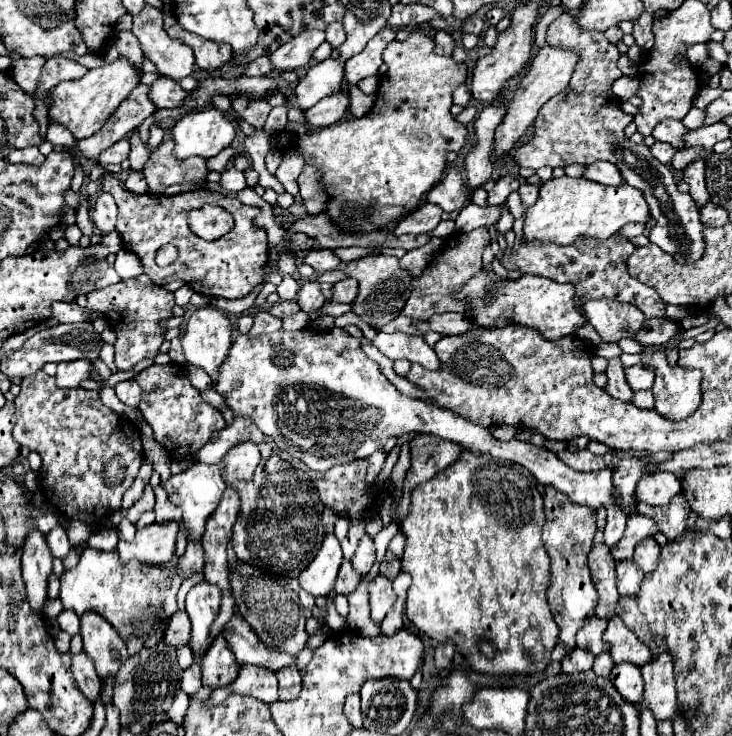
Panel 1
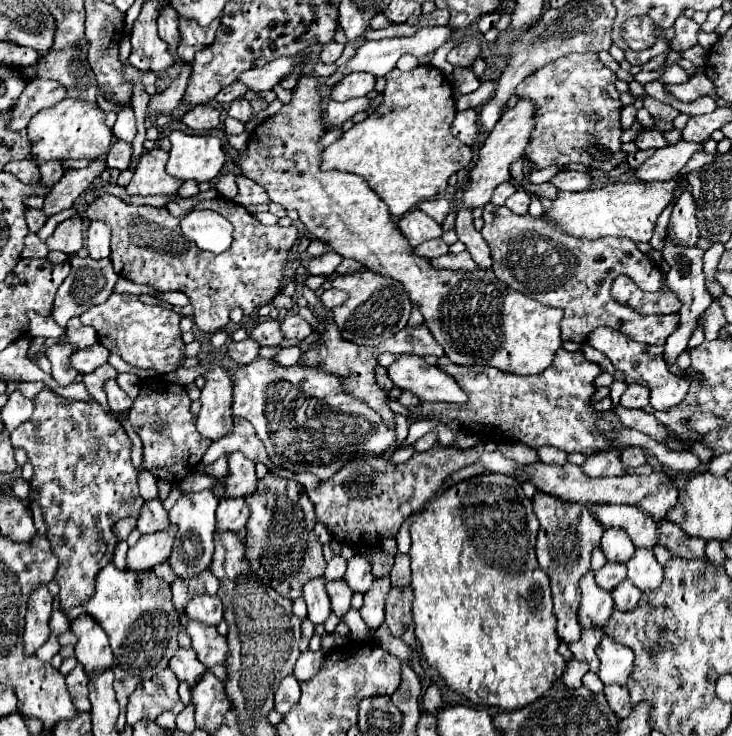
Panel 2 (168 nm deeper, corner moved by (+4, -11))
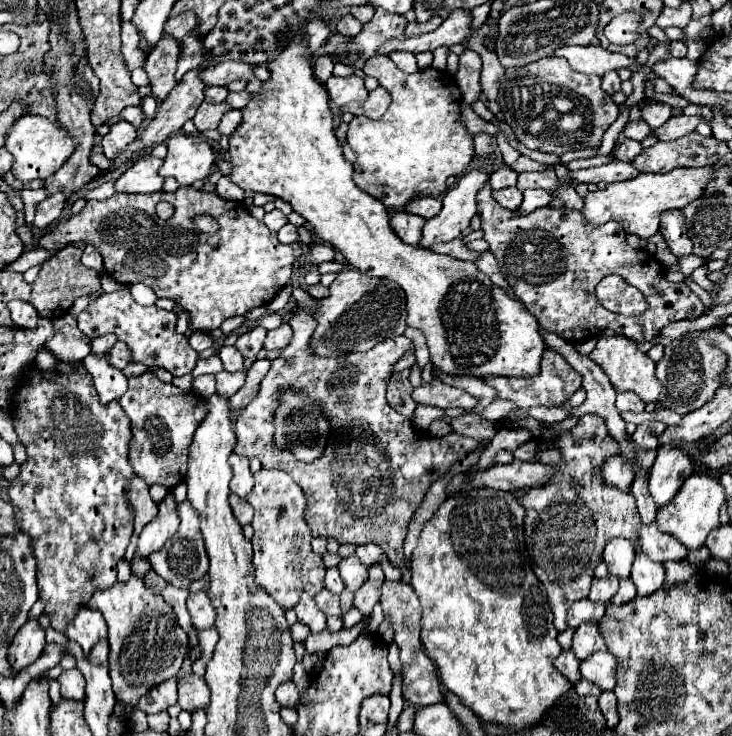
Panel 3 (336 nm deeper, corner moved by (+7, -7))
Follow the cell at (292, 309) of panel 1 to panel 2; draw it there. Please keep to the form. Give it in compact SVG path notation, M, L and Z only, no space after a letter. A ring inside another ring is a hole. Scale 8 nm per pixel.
M266 320L266 322L258 324L250 332L250 336L256 342L260 342L262 346L276 346L276 344L280 344L284 340L284 334L280 332L280 324L282 324L280 320Z

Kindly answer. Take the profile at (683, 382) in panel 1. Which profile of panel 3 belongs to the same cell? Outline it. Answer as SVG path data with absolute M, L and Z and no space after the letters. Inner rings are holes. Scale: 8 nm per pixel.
M601 336L597 340L595 350L589 354L589 358L603 368L603 372L609 376L611 386L615 390L629 390L635 392L643 402L657 402L661 392L661 382L655 378L655 362L639 352L635 344L625 336Z

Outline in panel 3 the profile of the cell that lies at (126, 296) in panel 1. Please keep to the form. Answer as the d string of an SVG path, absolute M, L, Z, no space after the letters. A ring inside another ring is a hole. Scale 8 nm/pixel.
M129 288L111 292L111 294L101 294L93 304L89 304L77 316L77 324L79 324L79 330L91 338L97 338L109 332L117 334L117 338L131 348L135 362L141 362L145 366L165 368L173 376L189 374L199 360L199 354L191 348L189 338L177 332L177 314L161 310L157 306L137 304L133 296L129 294Z

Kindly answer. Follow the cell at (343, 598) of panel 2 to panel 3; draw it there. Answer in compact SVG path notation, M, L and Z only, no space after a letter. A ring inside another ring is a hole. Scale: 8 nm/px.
M323 588L323 590L315 596L315 602L317 602L317 606L319 606L327 616L341 616L339 596L337 596L337 594L331 594L329 590Z

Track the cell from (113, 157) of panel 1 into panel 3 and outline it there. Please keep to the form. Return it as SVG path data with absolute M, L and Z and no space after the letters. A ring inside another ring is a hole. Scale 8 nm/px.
M117 122L111 126L111 130L103 136L101 146L103 146L103 154L111 160L115 158L115 154L123 148L127 148L137 136L137 128L129 122Z

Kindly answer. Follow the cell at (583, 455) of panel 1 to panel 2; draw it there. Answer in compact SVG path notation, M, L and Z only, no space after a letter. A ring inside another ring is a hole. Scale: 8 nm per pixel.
M602 452L596 456L588 456L588 460L582 464L582 472L586 476L620 476L620 474L637 474L637 475L650 475L653 468L645 463L638 468L624 468L618 452Z

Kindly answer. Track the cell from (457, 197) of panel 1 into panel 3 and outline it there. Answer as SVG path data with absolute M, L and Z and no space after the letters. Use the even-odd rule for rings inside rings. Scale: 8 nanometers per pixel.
M421 196L421 198L415 198L415 200L411 200L409 204L405 204L403 210L409 212L409 214L423 216L425 220L429 220L429 218L433 218L435 214L439 214L439 210L441 210L441 200L431 198L431 196Z

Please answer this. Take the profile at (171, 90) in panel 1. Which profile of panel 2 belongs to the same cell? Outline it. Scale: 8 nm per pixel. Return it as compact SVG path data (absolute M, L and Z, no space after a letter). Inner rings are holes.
M200 104L196 108L190 108L188 112L184 112L182 116L182 122L196 130L196 132L202 132L202 130L212 130L220 124L220 110L212 108L210 104Z

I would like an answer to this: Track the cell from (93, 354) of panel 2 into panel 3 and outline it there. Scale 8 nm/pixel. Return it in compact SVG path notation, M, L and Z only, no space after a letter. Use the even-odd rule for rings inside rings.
M117 342L111 350L109 350L109 356L111 356L111 364L117 366L119 370L123 370L127 364L133 362L133 358L129 356L129 348L125 348L125 344Z

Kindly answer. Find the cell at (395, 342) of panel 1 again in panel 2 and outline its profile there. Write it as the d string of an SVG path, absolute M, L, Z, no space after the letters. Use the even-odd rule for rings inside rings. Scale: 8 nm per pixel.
M396 356L386 368L394 386L412 390L420 400L428 402L466 402L464 390L438 366L426 364L420 356Z

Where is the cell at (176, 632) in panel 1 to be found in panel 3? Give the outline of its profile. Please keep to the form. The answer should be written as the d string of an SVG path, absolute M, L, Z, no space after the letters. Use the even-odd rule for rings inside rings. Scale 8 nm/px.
M191 674L179 682L179 706L187 712L195 712L197 708L209 706L209 686L199 676Z

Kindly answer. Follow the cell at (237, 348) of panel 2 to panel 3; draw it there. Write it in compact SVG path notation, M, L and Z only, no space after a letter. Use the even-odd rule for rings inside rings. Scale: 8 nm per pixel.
M223 346L219 350L219 358L227 372L239 372L243 368L243 356L235 346Z

